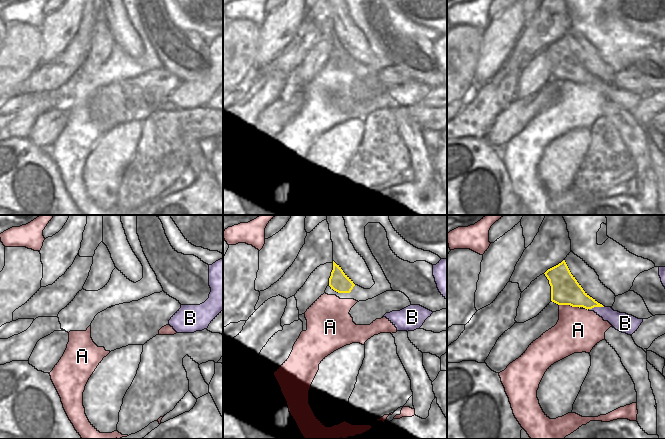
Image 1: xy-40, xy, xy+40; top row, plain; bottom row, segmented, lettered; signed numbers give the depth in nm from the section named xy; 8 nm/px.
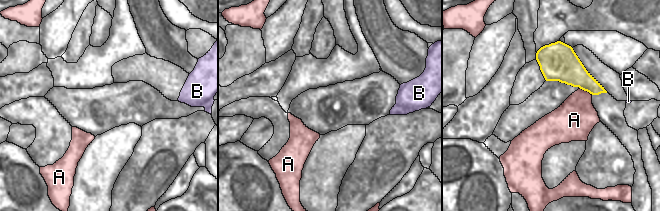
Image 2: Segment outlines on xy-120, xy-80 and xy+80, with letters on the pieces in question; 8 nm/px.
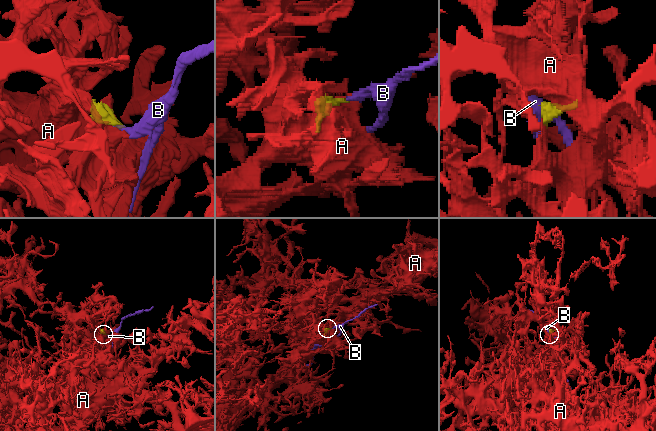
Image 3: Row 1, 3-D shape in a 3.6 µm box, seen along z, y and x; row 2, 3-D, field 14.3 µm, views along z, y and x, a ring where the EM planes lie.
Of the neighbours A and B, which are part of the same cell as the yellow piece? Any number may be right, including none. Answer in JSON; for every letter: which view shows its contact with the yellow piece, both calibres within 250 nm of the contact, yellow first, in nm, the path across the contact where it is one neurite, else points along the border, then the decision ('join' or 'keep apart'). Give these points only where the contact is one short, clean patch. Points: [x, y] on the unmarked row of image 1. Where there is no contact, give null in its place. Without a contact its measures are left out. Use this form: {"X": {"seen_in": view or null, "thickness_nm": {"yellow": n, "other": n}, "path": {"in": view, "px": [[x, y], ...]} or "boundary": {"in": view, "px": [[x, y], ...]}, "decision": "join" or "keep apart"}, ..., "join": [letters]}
{"A": {"seen_in": "xy+40", "thickness_nm": {"yellow": 240, "other": 360}, "boundary": {"in": "xy+40", "px": [[559, 80], [569, 80], [579, 84]]}, "decision": "keep apart"}, "B": {"seen_in": "xy+40", "thickness_nm": {"yellow": 200, "other": 140}, "path": {"in": "xy+40", "px": [[568, 67], [595, 82], [620, 97]]}, "decision": "join"}, "join": ["B"]}

